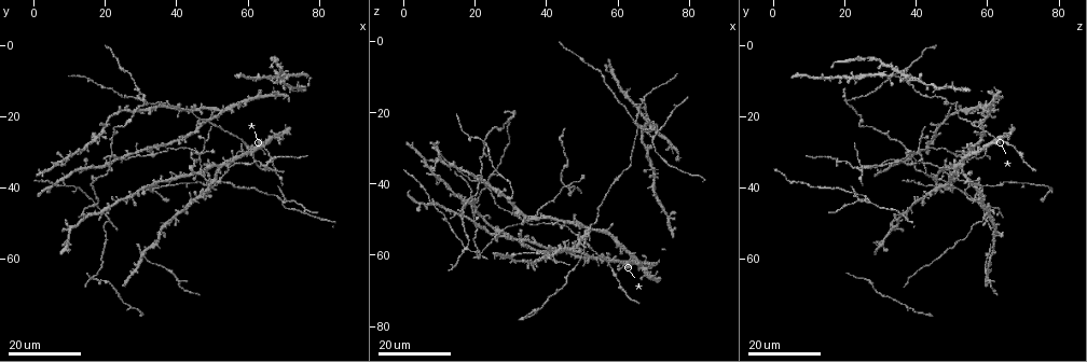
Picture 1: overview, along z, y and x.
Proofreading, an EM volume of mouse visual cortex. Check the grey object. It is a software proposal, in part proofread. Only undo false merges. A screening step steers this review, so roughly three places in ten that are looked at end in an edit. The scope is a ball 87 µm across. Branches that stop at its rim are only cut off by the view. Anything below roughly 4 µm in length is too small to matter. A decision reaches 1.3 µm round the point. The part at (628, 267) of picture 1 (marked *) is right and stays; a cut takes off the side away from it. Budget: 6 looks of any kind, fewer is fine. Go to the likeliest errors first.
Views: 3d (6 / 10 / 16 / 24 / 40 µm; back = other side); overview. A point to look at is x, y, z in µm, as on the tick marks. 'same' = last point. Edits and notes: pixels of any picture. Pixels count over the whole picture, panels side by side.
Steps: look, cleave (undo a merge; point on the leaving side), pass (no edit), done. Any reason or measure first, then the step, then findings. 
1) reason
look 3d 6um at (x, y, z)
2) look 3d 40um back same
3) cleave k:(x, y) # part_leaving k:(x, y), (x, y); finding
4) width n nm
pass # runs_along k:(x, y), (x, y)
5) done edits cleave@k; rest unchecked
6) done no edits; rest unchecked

thin arm on a thick one
look 3d 16um at (25.5, 31.5, 55.0)

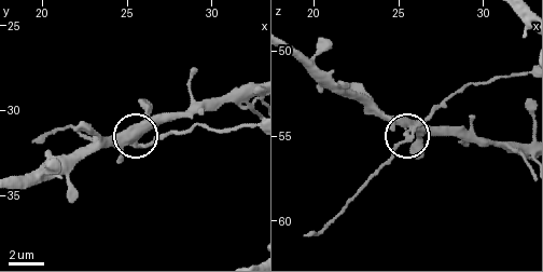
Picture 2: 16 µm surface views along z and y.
zoom in
look 3d 10um at (25.4, 31.8, 54.7)

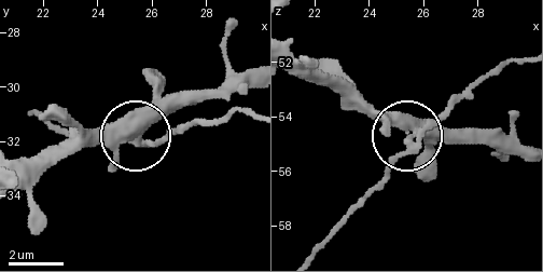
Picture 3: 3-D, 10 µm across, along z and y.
arms 4
cleave 3:(170, 132) # part_leaving 3:(143, 141), (252, 113); a second neuron is stuck on

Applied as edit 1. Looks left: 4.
four or more arms meet
look 3d 24um at (17.5, 44.5, 58.5)

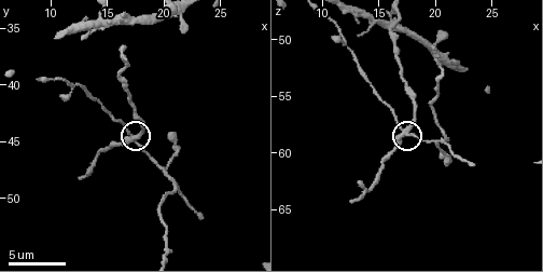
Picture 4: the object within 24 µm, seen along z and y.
look 3d 6um at (17.6, 44.6, 58.0)

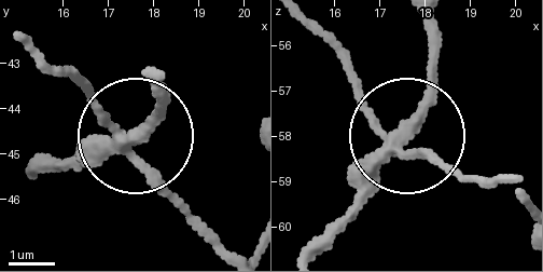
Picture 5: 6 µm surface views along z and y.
from behind
look 3d 6um back at (17.45, 44.75, 58.20)

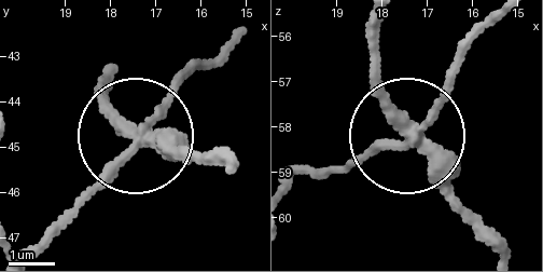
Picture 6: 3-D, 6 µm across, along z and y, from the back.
side_arm 79 um
cleave 6:(175, 147) # part_leaving 6:(137, 138), (102, 103), (102, 87); two neurons meet here

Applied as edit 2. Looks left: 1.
done edits cleave@3, cleave@6; rest unchecked

